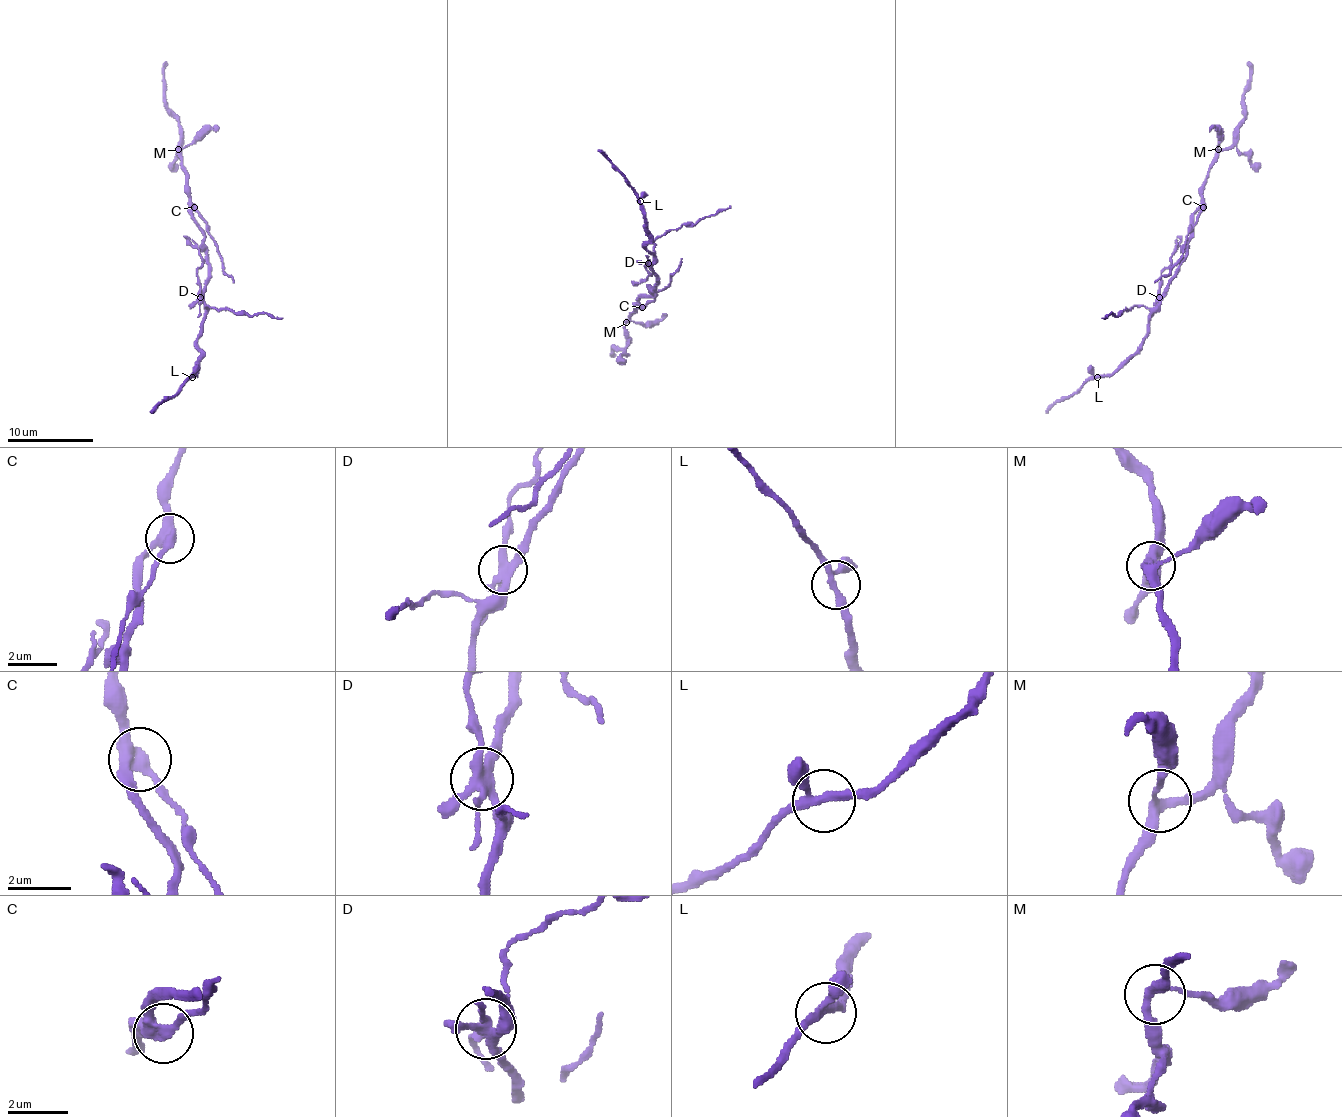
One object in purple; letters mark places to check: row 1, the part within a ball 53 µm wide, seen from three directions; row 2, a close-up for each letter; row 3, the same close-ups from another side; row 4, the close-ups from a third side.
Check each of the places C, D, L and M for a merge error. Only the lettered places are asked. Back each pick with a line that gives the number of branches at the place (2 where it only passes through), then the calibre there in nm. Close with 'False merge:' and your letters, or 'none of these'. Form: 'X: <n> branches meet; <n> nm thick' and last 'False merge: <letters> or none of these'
C: 3 branches meet; 340 nm thick
D: 5 branches meet; 320 nm thick
False merge: C, D

